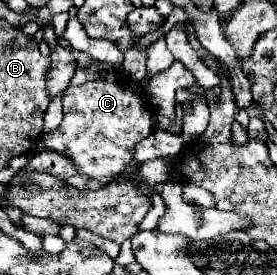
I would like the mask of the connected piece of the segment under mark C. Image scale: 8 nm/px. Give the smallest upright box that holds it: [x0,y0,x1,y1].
[42,81,154,179]

